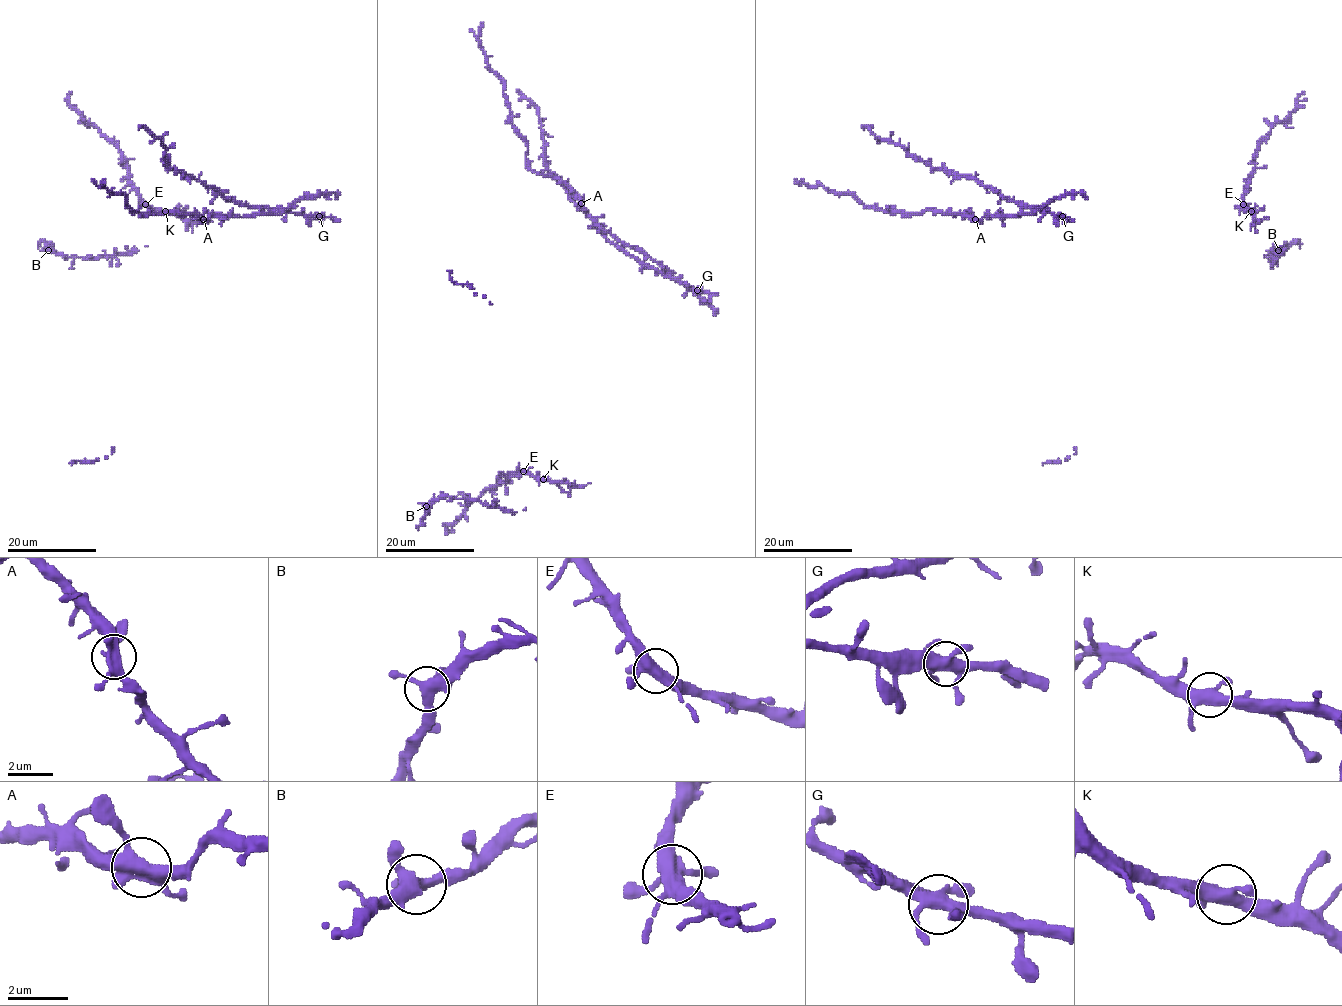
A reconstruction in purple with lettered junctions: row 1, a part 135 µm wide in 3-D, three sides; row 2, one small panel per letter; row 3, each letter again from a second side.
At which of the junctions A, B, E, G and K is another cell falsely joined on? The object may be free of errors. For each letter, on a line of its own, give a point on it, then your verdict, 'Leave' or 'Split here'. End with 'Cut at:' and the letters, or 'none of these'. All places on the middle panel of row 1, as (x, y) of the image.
A: Place: (581, 203). Leave
B: Place: (426, 506). Leave
E: Place: (523, 471). Leave
G: Place: (697, 290). Leave
K: Place: (543, 479). Leave
Cut at: none of these

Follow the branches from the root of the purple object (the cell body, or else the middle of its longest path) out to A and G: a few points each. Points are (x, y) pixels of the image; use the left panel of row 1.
A: (325, 193), (300, 197), (275, 213), (209, 215), (203, 219)
G: (325, 193), (300, 197), (282, 211), (319, 216)

